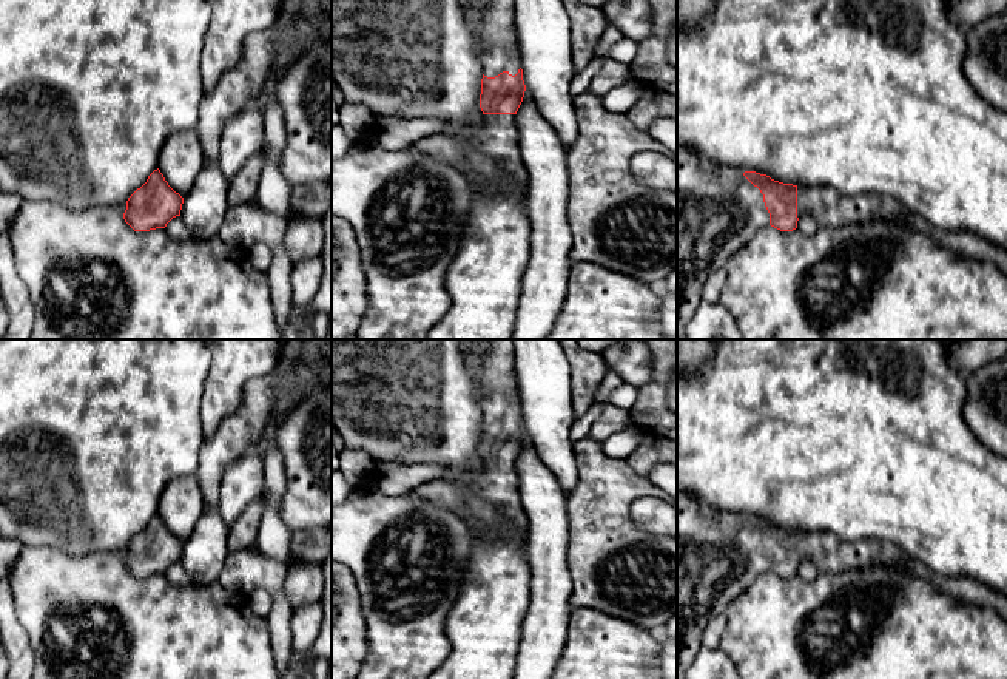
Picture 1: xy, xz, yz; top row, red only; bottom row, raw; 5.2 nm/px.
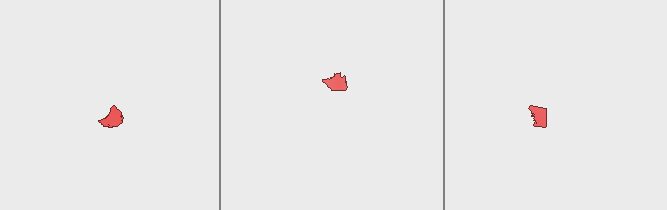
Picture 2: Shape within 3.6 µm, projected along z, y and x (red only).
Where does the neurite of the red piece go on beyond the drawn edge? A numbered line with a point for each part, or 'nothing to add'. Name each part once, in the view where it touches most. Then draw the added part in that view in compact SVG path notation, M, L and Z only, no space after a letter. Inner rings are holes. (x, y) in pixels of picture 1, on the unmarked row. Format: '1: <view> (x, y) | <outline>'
1: yz (825, 550) | M797 531L797 563L811 560L819 573L845 573L876 565L896 563L930 580L955 600L987 606L1007 622L1007 596L968 577L933 573L896 545L870 539L845 542L831 531Z
2: yz (719, 556) | M677 492L677 679L686 679L706 623L770 571L763 540L743 519L733 512L703 509L695 500Z

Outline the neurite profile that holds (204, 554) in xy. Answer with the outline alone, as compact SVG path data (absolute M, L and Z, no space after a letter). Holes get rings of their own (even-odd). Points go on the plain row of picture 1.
M205 512L184 542L180 563L194 585L213 585L224 569L230 528L219 512Z

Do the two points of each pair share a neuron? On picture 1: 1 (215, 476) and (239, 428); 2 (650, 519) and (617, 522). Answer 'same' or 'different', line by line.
1: same
2: different

